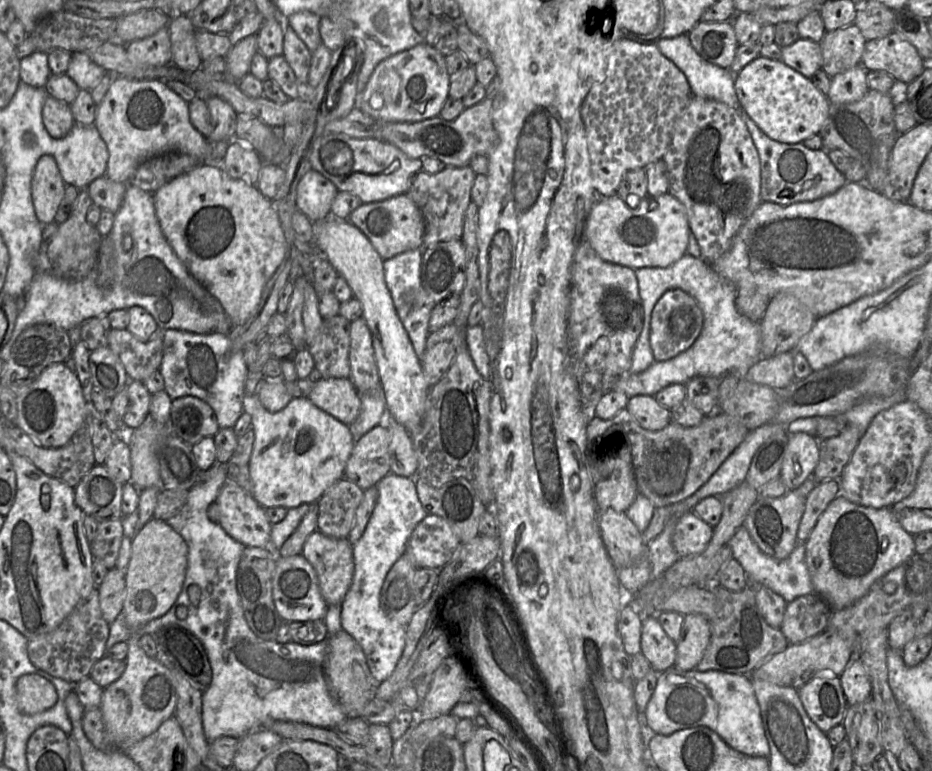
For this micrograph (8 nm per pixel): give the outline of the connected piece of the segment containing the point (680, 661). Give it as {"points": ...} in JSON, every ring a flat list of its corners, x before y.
{"points":[[700,614,684,615,674,666,682,671,695,669,710,643,710,638,709,619]]}

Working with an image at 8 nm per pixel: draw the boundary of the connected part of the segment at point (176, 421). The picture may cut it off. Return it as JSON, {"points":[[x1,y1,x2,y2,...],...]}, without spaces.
{"points":[[194,396,172,400,170,422,186,443,193,445,205,437,214,437,220,429,211,406]]}

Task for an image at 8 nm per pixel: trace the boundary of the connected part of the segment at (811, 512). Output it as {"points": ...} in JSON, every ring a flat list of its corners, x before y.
{"points":[[838,479,817,483,815,488,806,497,805,511,797,532,798,542,807,541,821,514,839,494,840,486]]}

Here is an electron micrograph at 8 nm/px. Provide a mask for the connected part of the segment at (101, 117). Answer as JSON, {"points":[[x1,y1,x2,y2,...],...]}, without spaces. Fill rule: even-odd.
{"points":[[115,77,96,111,94,123,105,141,109,159,105,176,129,183,145,160,167,152,181,152,209,162,212,143,191,123,189,103,159,79]]}

